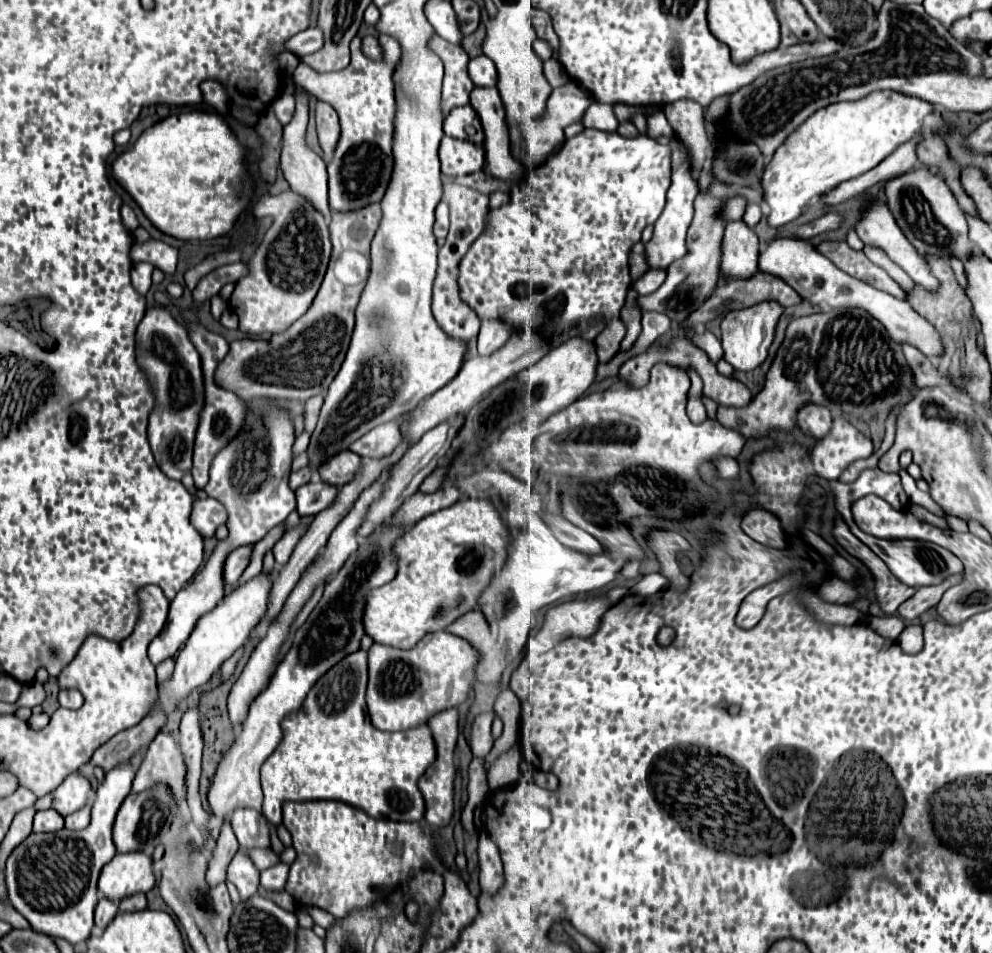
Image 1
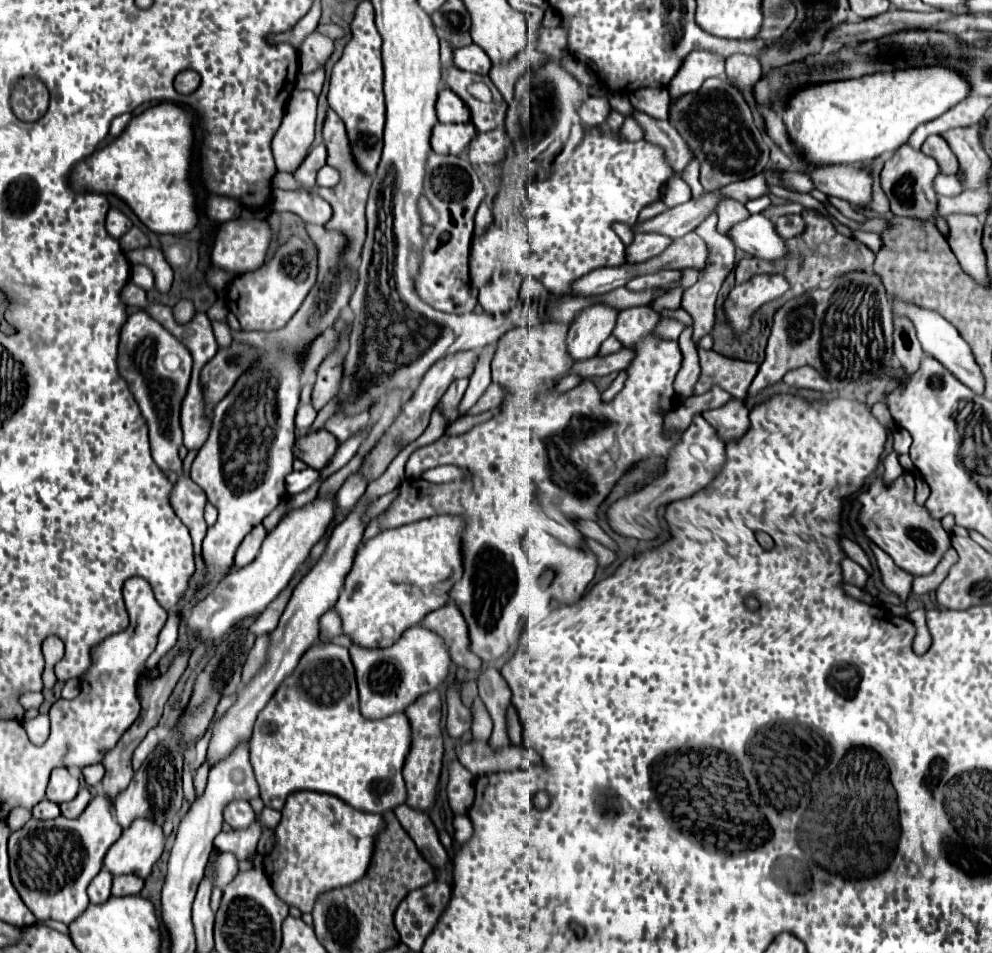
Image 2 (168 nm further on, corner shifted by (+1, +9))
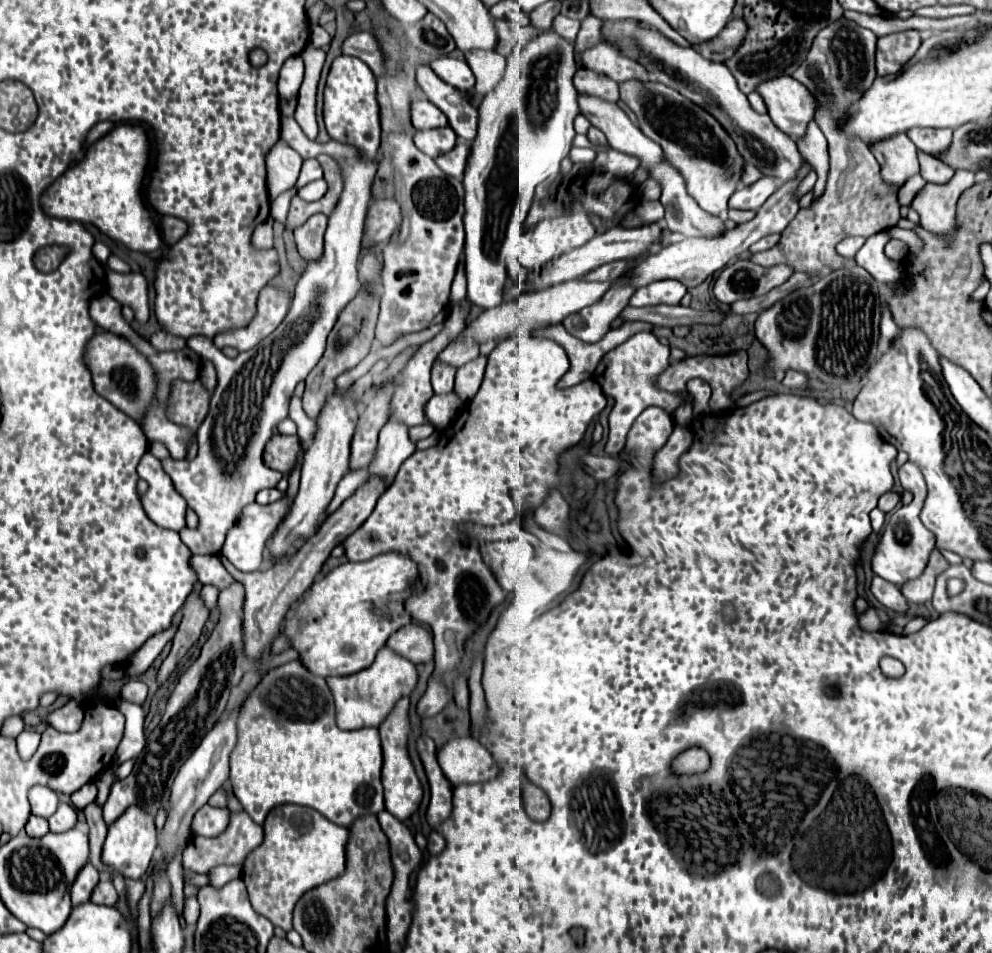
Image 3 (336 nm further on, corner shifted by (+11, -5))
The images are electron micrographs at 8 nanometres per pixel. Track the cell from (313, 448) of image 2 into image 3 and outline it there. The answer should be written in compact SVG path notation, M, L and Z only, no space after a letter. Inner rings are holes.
M274 434L264 448L264 464L288 476L292 466L300 460L300 454L302 454L302 446L296 436Z

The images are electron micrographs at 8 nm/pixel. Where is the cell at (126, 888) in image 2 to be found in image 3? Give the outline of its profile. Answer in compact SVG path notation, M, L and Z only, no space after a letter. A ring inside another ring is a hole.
M102 878L102 880L96 884L96 888L94 888L92 896L90 896L90 902L94 902L94 904L104 904L104 906L114 906L116 900L118 900L116 888L114 888L112 880L108 880L108 878Z

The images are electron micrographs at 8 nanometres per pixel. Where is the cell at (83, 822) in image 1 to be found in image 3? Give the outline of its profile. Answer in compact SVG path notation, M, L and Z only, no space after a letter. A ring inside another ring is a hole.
M60 802L58 810L48 818L50 822L50 832L68 832L70 828L76 826L76 810L74 806Z

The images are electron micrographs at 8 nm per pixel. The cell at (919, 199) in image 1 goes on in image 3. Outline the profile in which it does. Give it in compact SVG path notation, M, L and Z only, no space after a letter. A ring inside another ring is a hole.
M896 134L870 144L872 154L882 166L882 178L888 184L902 186L912 174L920 172L916 148L906 134Z

